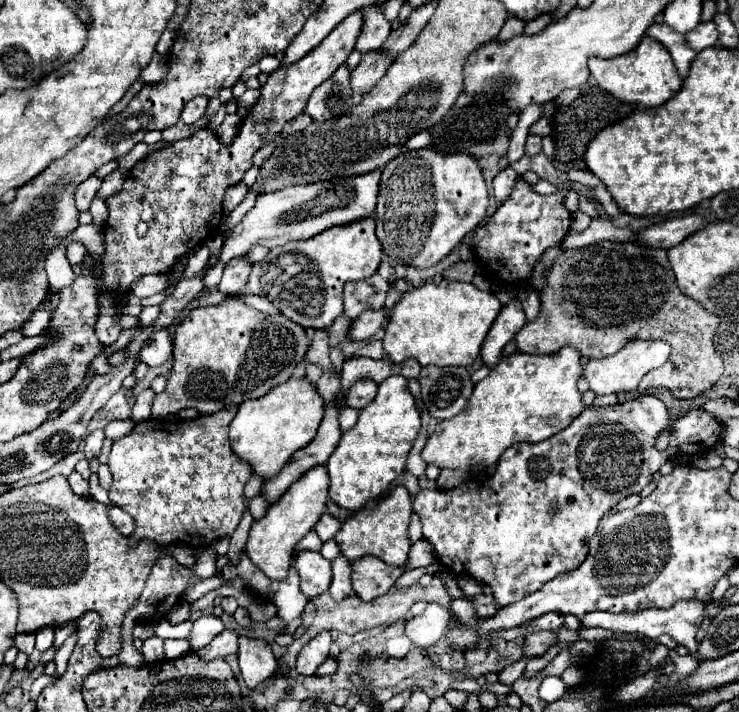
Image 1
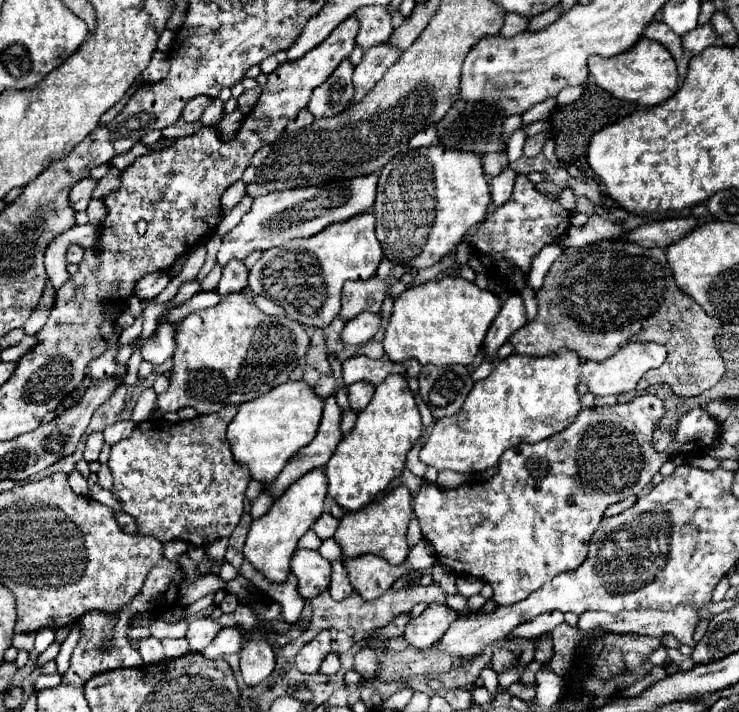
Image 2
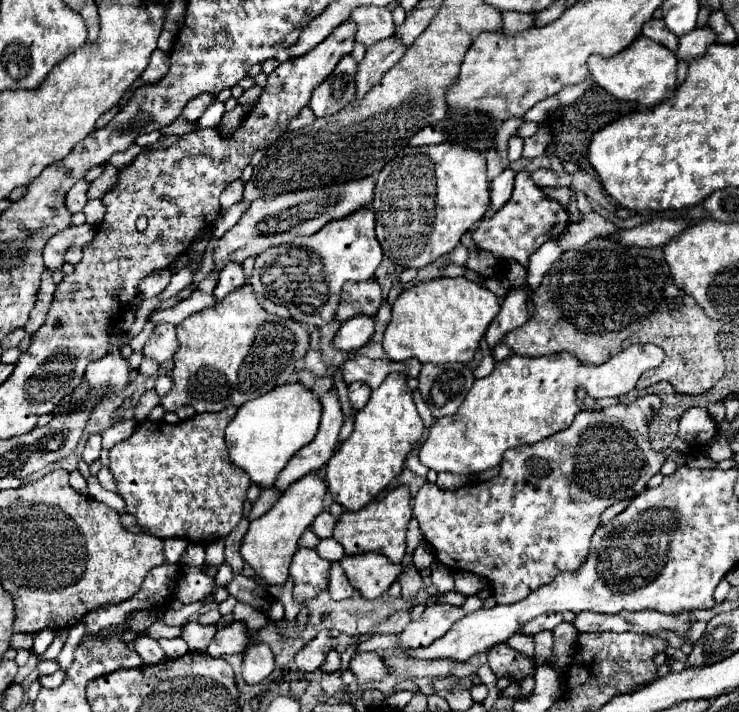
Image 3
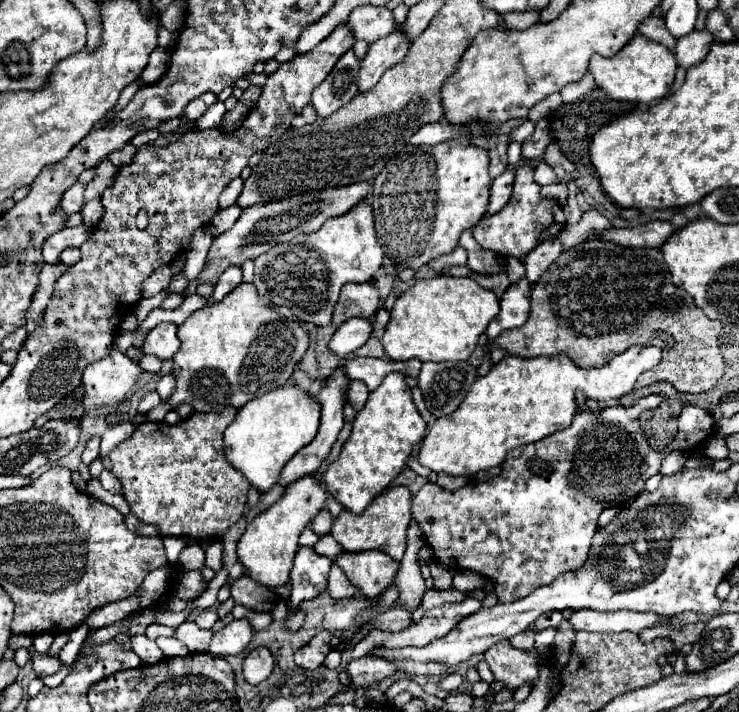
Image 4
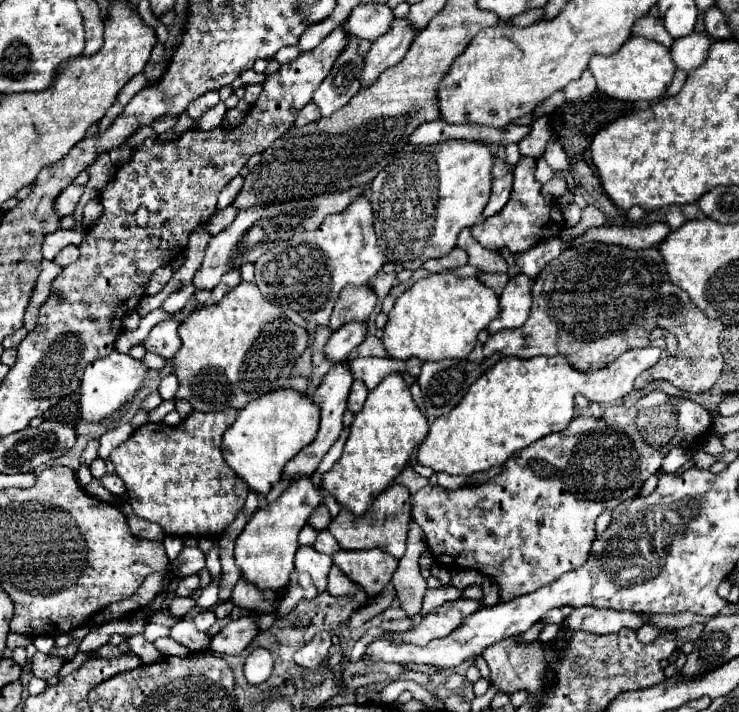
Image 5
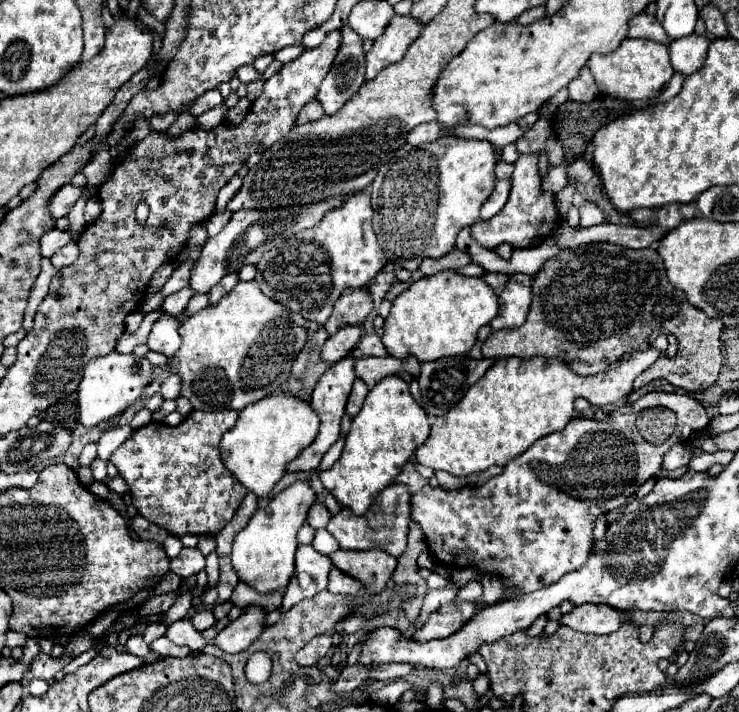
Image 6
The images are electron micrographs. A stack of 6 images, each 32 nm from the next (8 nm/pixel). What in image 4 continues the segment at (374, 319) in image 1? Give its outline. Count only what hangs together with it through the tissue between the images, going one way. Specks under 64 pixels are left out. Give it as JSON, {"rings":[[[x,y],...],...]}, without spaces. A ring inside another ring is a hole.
{"rings":[[[352,318],[348,322],[344,322],[332,336],[332,340],[328,342],[328,348],[334,356],[348,358],[354,350],[358,350],[372,332],[372,324],[368,320],[360,320],[360,318]]]}

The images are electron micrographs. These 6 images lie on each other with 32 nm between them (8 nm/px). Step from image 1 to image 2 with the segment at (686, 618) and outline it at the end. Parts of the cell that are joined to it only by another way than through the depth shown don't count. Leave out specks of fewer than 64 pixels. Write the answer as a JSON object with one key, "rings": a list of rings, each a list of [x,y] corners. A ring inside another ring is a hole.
{"rings":[[[678,608],[676,612],[656,612],[656,610],[636,610],[636,612],[618,612],[618,614],[606,614],[606,612],[584,612],[578,616],[578,628],[588,630],[604,630],[604,632],[634,632],[634,634],[646,634],[646,636],[662,636],[662,634],[674,634],[682,644],[688,644],[694,648],[694,626],[698,622],[698,610],[696,608]]]}

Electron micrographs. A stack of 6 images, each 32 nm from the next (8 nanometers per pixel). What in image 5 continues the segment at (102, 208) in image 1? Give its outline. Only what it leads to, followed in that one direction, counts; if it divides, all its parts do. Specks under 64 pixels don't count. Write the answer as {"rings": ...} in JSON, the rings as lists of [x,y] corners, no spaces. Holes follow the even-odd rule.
{"rings":[[[92,198],[92,200],[86,204],[86,208],[84,208],[84,226],[88,228],[88,226],[96,224],[96,220],[100,218],[100,212],[102,212],[100,200],[98,200],[98,198]]]}

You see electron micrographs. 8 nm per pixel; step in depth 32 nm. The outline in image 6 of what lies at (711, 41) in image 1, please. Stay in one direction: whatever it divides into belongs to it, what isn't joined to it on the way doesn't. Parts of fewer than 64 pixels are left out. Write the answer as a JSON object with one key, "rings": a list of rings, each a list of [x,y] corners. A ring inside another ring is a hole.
{"rings":[[[688,36],[688,38],[680,38],[680,40],[672,40],[668,46],[670,52],[670,62],[674,72],[682,74],[682,76],[690,76],[692,72],[700,70],[706,50],[708,50],[710,40],[704,36]]]}

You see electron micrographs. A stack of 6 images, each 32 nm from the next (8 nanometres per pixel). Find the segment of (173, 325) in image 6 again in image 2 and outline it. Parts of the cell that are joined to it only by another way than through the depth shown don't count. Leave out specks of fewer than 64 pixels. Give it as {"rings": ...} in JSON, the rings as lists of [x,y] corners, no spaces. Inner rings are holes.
{"rings":[[[160,324],[156,328],[156,332],[146,340],[146,344],[142,346],[142,358],[152,362],[152,364],[162,364],[168,358],[172,358],[174,350],[176,350],[176,332],[172,324]]]}

